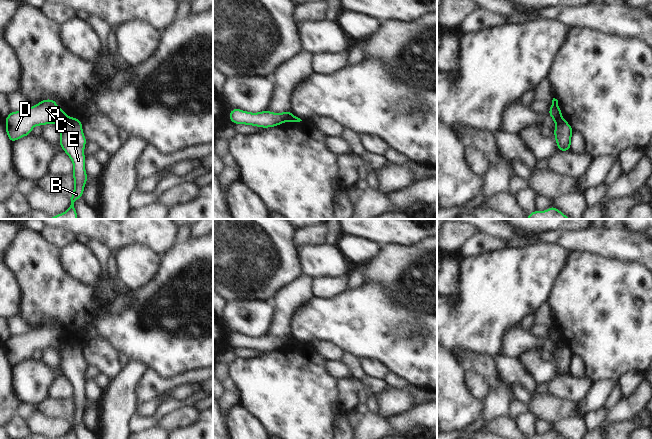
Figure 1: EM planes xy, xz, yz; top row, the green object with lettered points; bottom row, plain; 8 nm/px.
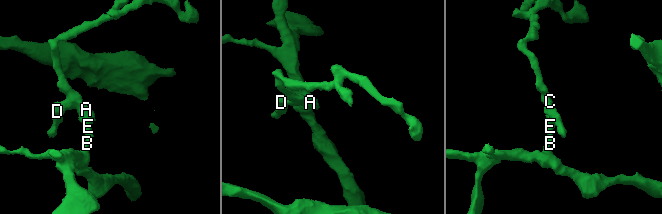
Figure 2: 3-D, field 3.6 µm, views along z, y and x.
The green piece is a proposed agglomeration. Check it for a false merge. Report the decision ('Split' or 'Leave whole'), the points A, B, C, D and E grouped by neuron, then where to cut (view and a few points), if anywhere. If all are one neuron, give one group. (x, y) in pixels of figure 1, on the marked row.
Split. Groups: A B E / C D. Split along xy (65, 115), (57, 124).

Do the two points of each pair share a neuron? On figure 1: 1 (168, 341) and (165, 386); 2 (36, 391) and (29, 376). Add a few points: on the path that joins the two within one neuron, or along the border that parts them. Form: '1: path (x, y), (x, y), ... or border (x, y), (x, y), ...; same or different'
1: border (148, 368), (165, 377), (171, 377), (188, 371); different
2: path (32, 387), (30, 380); same

